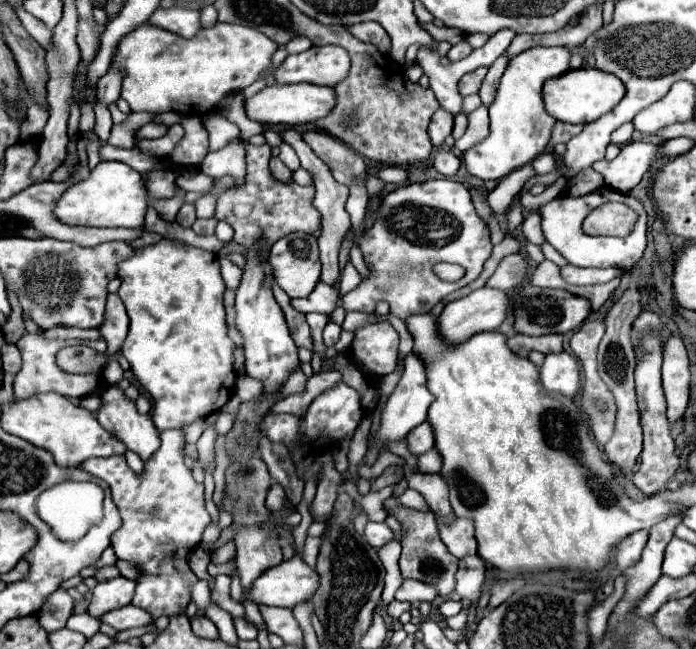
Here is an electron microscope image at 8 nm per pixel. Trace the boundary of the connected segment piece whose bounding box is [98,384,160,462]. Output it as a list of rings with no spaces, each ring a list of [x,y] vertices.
[[[118,384],[106,386],[100,400],[98,422],[146,462],[160,448],[160,432],[156,430],[152,416],[138,414],[136,404],[124,396],[124,390],[120,390]]]

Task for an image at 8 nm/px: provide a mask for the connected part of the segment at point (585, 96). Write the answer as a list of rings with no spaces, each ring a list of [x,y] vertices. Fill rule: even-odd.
[[[596,68],[568,70],[564,76],[550,78],[544,84],[546,112],[552,114],[556,120],[570,122],[570,124],[594,122],[596,118],[610,112],[622,98],[624,98],[624,84],[620,82],[620,78]]]

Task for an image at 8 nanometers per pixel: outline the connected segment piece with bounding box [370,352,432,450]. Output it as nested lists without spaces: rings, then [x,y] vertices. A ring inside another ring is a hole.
[[[410,352],[406,356],[406,362],[404,362],[404,374],[402,374],[396,390],[392,392],[392,396],[388,398],[388,402],[386,402],[386,406],[382,410],[380,426],[370,434],[370,440],[374,442],[374,446],[378,450],[386,450],[388,442],[406,438],[406,434],[412,428],[416,428],[418,424],[422,424],[426,420],[426,412],[428,412],[430,404],[432,404],[432,394],[426,392],[426,368],[424,368],[424,362],[414,352]]]

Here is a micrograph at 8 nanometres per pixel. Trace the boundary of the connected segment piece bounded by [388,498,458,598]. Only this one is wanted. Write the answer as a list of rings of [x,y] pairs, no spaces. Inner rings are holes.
[[[388,498],[388,510],[404,526],[404,532],[402,532],[402,556],[400,556],[402,578],[414,578],[414,580],[420,580],[420,582],[430,582],[430,584],[434,584],[438,588],[440,596],[448,598],[454,592],[454,586],[456,586],[454,574],[458,572],[458,558],[448,552],[444,542],[440,542],[440,534],[438,534],[434,514],[400,506],[394,498]]]

